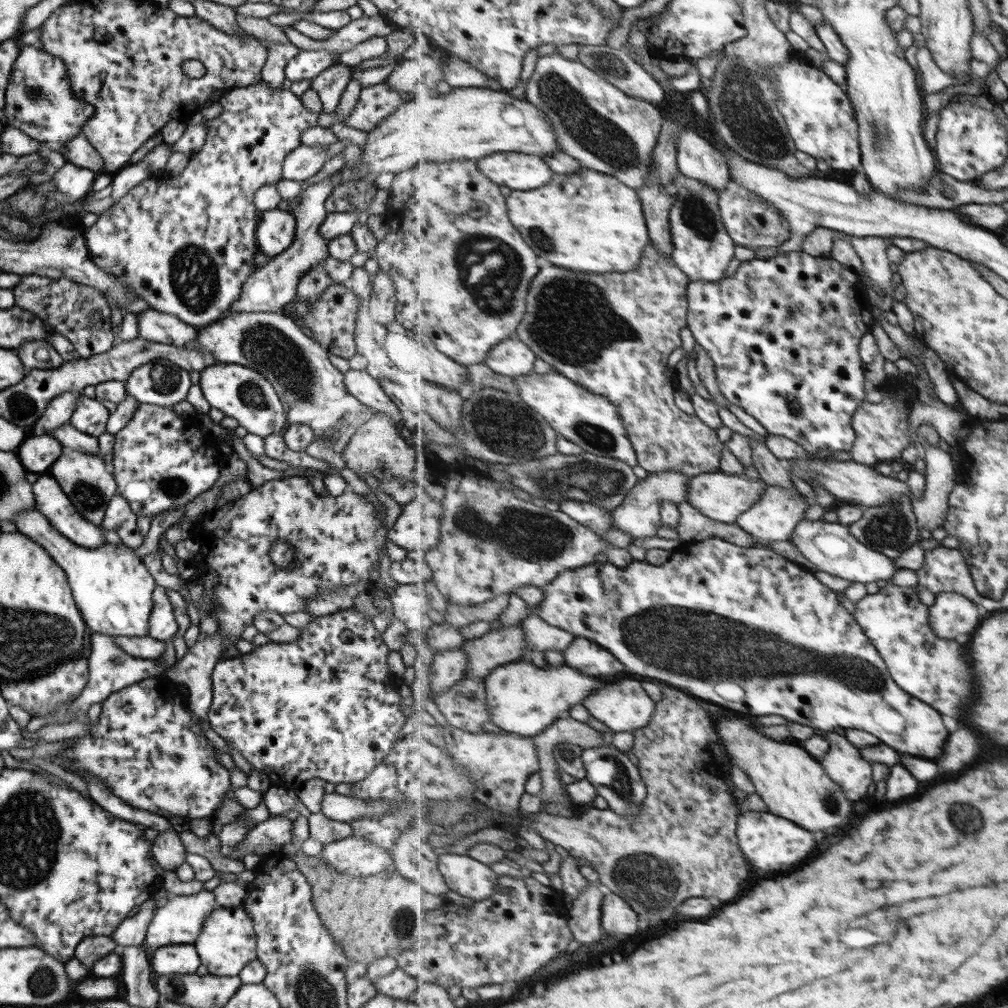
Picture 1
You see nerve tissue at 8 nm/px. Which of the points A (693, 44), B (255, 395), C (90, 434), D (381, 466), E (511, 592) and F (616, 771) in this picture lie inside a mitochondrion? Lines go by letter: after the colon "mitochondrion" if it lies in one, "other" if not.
A: other
B: mitochondrion
C: other
D: mitochondrion
E: other
F: mitochondrion

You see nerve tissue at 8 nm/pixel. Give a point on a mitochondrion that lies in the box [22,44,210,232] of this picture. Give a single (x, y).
(35, 92)

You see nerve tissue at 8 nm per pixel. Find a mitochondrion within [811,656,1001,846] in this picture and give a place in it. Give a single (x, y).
(960, 815)

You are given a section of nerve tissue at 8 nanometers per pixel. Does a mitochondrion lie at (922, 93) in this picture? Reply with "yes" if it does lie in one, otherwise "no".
no

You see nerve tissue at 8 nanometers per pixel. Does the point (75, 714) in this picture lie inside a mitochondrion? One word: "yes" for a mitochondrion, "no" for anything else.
no

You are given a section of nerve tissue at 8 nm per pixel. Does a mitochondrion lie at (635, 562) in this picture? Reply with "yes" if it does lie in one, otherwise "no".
no

